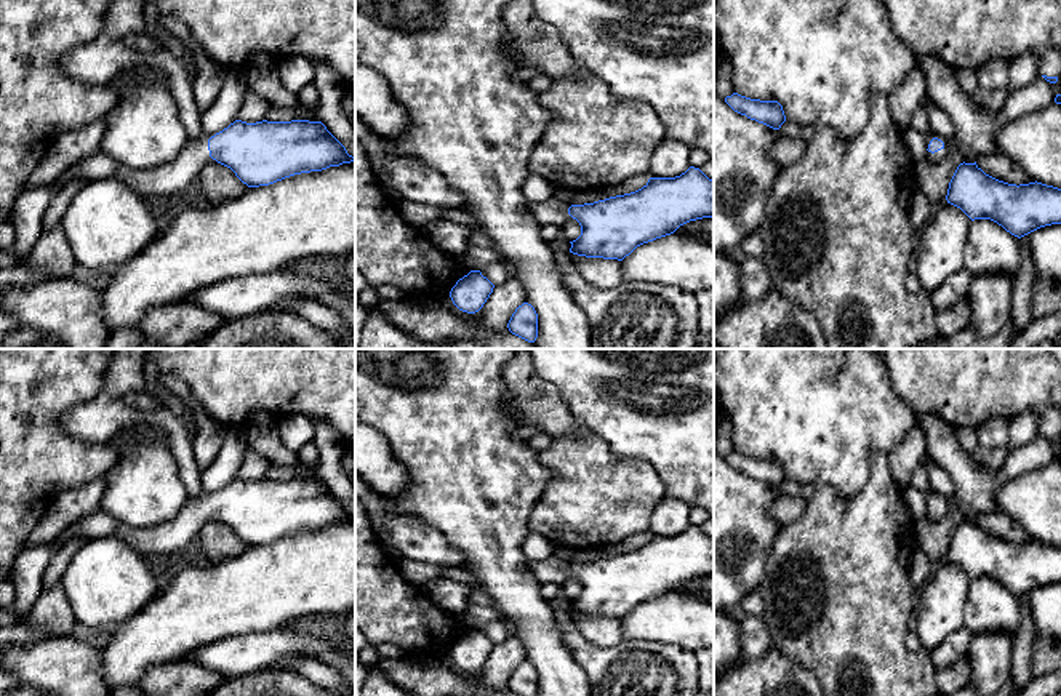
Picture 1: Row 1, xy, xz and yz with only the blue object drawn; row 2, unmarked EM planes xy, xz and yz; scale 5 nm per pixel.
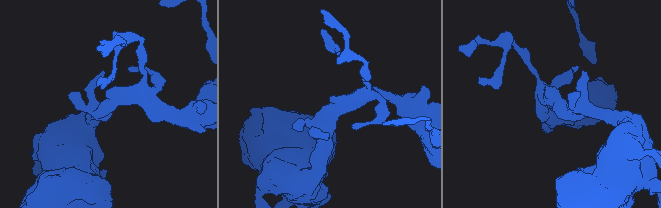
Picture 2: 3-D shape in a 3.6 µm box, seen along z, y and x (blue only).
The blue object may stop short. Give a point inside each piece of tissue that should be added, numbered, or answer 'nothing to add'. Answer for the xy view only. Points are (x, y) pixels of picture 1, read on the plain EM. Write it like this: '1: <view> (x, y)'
1: xy (165, 541)

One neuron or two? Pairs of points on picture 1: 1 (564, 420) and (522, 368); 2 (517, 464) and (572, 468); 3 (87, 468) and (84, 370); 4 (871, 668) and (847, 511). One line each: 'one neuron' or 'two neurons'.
1: one neuron
2: two neurons
3: one neuron
4: one neuron

